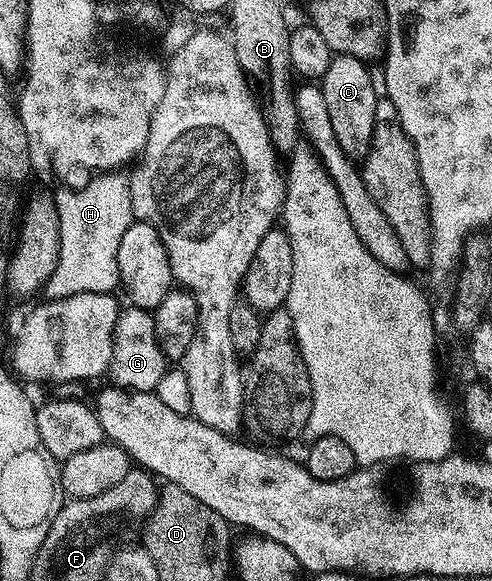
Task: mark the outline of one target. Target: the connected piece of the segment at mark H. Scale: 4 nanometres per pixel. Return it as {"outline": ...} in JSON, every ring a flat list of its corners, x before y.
{"outline":[[102,172,91,177,87,186,79,190,62,190,54,194,54,203,60,216,60,252,58,263,44,287,47,299,67,298,76,296,80,292,100,292,108,294,119,285,118,280,118,253,120,252,120,239,124,232,128,232,130,223,135,221,130,195,130,180,122,172]]}

